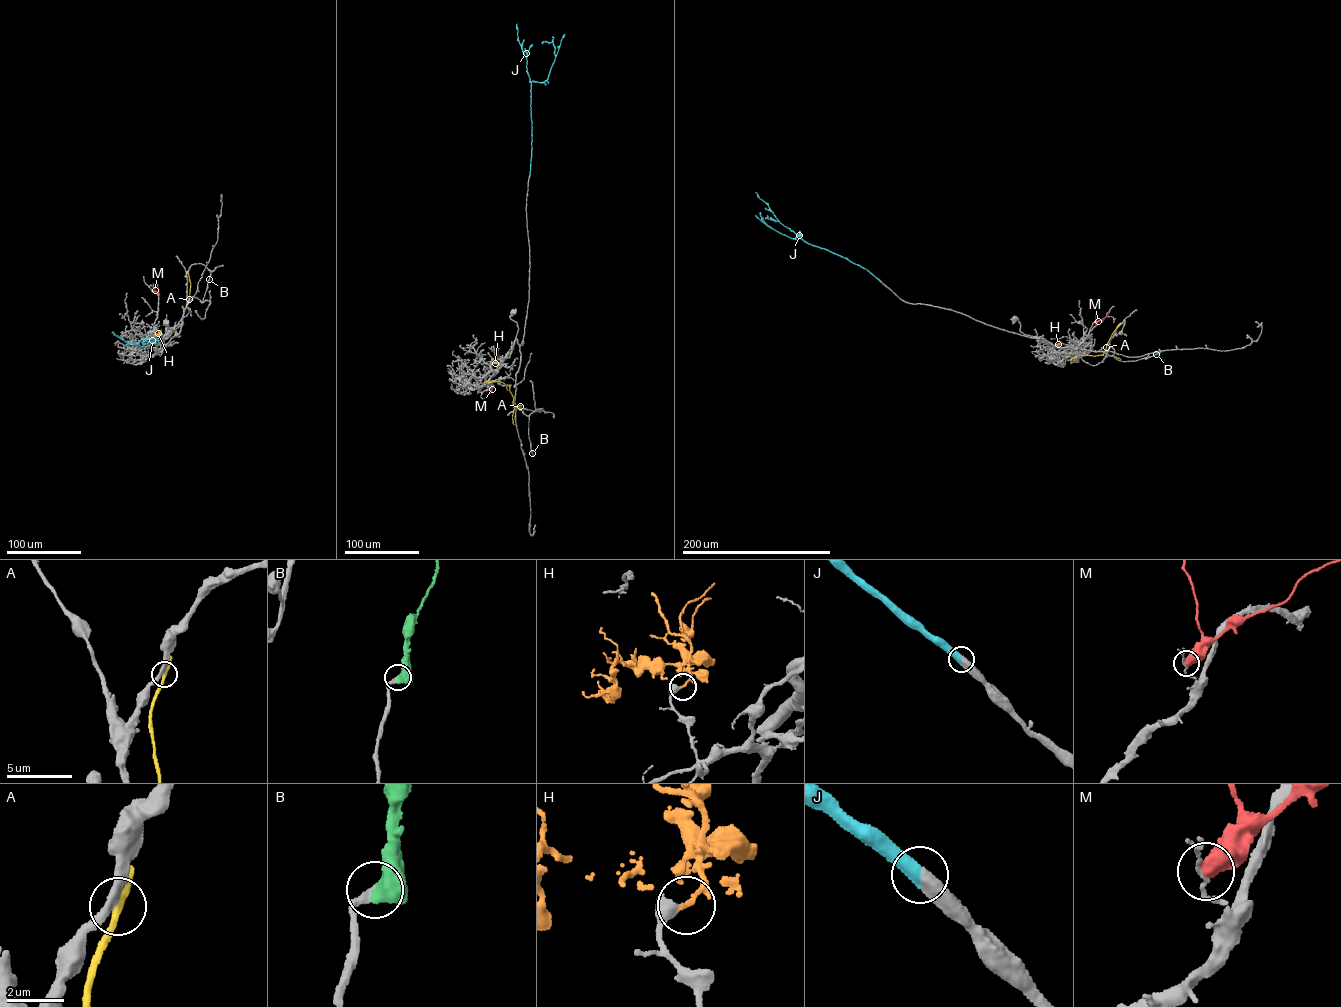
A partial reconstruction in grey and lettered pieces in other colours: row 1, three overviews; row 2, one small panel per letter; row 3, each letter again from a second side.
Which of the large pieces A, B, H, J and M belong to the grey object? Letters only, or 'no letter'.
B, J

